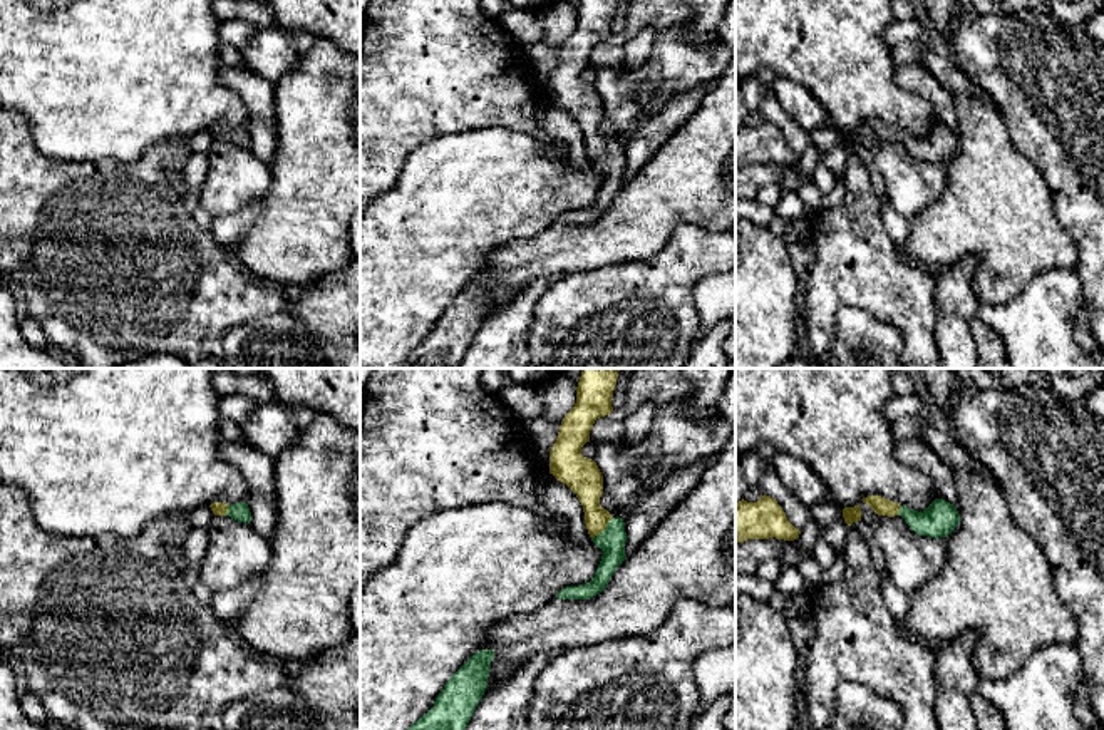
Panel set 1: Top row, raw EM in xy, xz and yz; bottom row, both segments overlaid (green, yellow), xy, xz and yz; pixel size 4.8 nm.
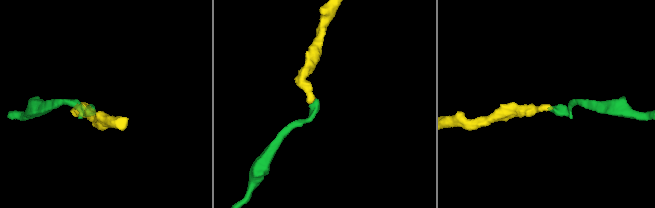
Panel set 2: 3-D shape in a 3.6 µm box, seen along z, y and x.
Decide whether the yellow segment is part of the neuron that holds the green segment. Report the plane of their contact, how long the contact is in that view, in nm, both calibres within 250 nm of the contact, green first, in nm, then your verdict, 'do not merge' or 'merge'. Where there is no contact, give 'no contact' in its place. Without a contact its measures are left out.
contact in xz; length 150 nm; calibres 130 and 160 nm; merge

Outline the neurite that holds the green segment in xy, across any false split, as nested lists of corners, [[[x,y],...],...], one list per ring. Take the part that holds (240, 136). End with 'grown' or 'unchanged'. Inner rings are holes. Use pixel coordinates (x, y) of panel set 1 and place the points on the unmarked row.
[[[213,127],[211,136],[214,141],[230,141],[231,144],[238,147],[250,149],[251,137],[246,127],[236,127],[236,129],[224,129],[224,127]]]; grown

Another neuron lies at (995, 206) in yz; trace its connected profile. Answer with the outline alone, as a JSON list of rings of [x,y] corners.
[[[953,94],[960,149],[945,162],[941,194],[911,218],[903,251],[918,265],[940,270],[963,256],[977,258],[973,290],[980,303],[1003,305],[1049,268],[1074,270],[1077,248],[1057,221],[1052,193],[1039,171],[1012,144],[1007,121],[990,97]]]

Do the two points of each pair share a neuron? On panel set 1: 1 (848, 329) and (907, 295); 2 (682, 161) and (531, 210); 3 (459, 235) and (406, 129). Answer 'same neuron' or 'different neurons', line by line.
1: different neurons
2: different neurons
3: different neurons

